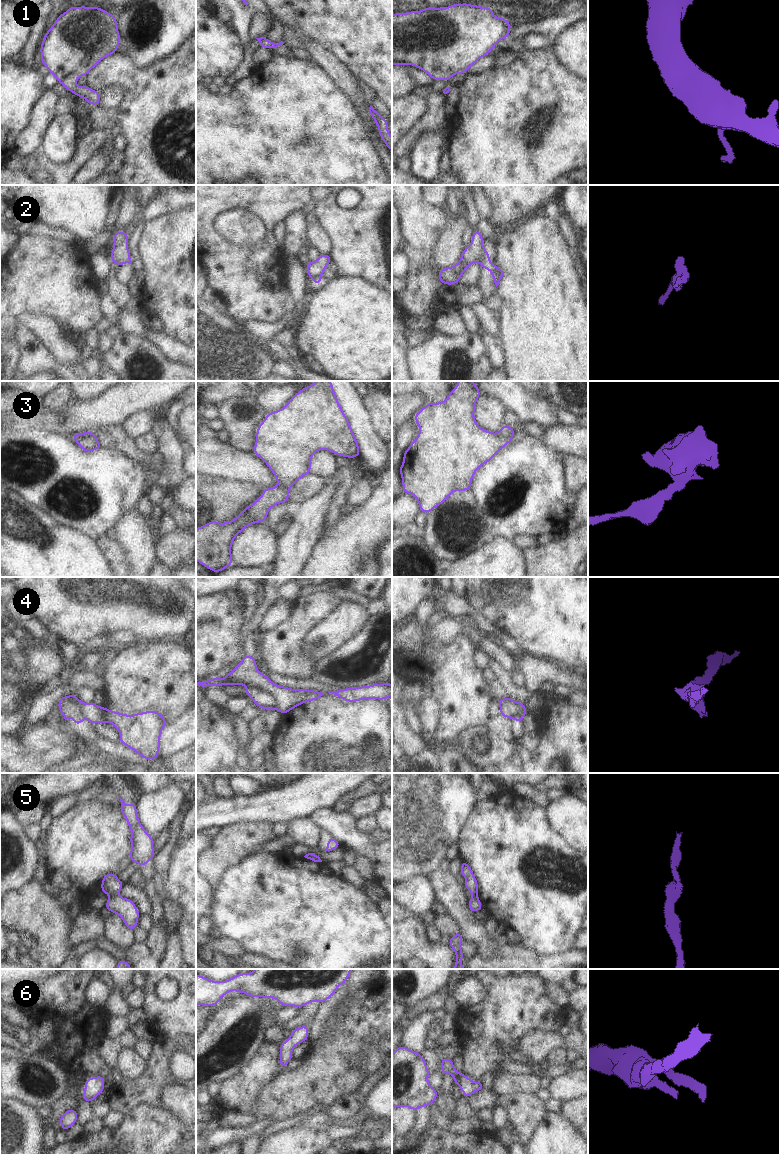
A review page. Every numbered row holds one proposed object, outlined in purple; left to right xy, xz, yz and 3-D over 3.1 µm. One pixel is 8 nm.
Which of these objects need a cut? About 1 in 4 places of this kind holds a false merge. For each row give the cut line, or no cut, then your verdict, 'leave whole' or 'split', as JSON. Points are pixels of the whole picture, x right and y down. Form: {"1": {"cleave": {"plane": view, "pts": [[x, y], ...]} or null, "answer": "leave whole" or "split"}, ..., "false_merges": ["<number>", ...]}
{"1": {"cleave": null, "answer": "leave whole"}, "2": {"cleave": null, "answer": "leave whole"}, "3": {"cleave": {"plane": "xy", "pts": [[92, 433], [83, 436], [76, 442]]}, "answer": "split"}, "4": {"cleave": null, "answer": "leave whole"}, "5": {"cleave": {"plane": "xy", "pts": [[117, 894], [110, 896]]}, "answer": "split"}, "6": {"cleave": null, "answer": "leave whole"}, "false_merges": ["3", "5"]}

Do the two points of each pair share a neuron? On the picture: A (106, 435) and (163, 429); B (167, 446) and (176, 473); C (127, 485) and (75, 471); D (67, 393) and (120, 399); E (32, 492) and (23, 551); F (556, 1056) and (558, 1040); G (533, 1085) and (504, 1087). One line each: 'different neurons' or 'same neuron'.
A: different neurons
B: same neuron
C: same neuron
D: different neurons
E: different neurons
F: different neurons
G: same neuron

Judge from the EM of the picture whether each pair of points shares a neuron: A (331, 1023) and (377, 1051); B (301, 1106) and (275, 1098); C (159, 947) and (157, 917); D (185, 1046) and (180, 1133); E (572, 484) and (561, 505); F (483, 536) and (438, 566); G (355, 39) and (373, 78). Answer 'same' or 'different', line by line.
A: different
B: same
C: different
D: different
E: different
F: different
G: same

